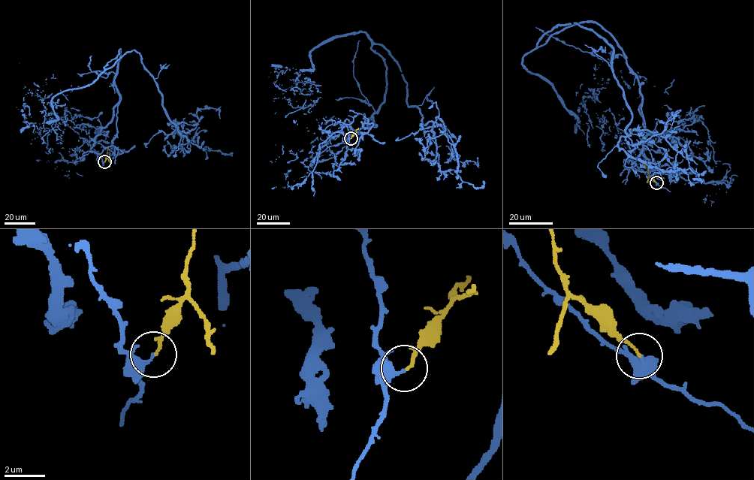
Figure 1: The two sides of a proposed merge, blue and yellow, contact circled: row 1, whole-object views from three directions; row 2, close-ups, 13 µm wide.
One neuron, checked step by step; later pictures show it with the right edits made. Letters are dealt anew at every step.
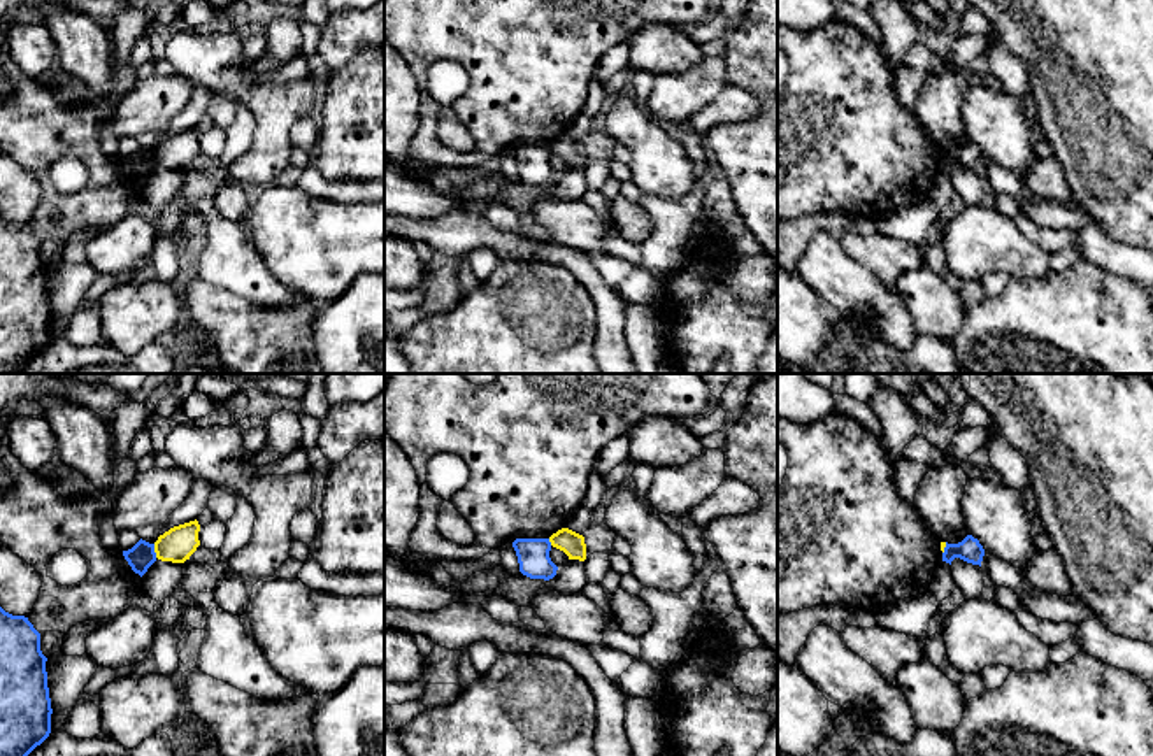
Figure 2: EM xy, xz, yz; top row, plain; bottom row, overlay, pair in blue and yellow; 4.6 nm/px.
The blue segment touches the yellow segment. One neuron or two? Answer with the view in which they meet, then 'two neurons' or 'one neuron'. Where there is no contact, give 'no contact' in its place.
xy | two neurons

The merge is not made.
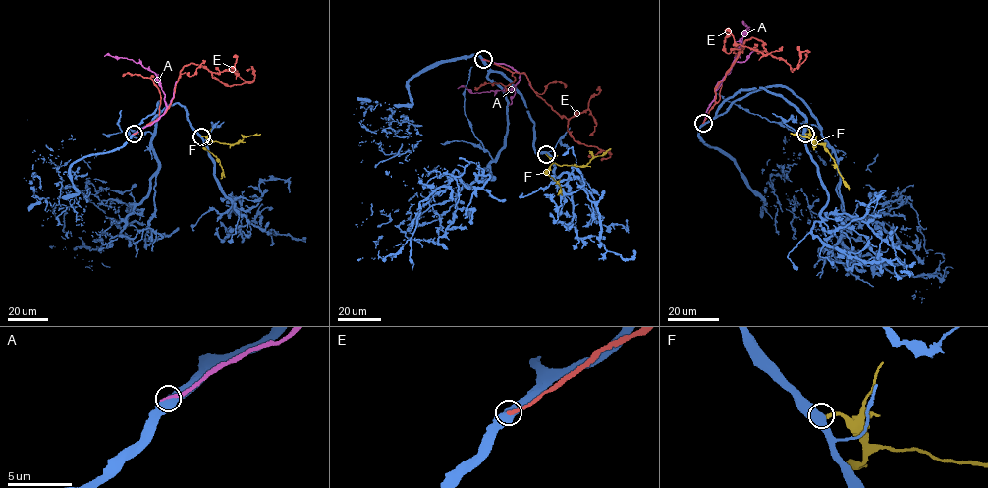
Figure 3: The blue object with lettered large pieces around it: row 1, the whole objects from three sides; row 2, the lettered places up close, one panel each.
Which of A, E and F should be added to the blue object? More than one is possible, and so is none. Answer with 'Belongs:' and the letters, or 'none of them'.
Belongs: F

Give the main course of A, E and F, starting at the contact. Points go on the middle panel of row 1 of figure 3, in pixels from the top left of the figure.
A: (483, 59), (505, 64), (521, 73), (520, 81), (512, 89), (471, 93), (465, 87), (457, 88)
E: (483, 59), (513, 72), (524, 73), (536, 94), (568, 120), (568, 132), (576, 141), (610, 153), (600, 160)
F: (546, 154), (558, 165), (584, 166), (610, 148)

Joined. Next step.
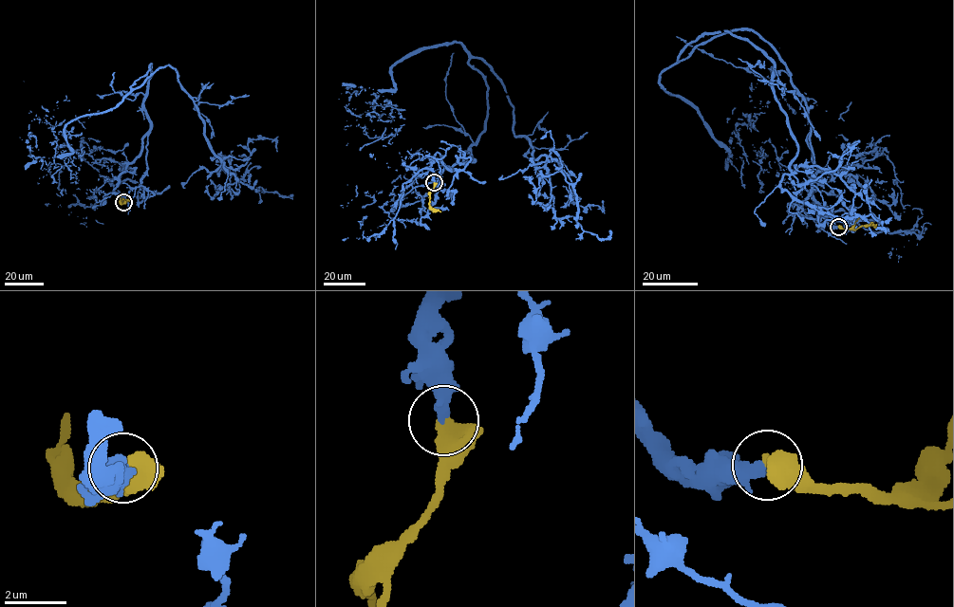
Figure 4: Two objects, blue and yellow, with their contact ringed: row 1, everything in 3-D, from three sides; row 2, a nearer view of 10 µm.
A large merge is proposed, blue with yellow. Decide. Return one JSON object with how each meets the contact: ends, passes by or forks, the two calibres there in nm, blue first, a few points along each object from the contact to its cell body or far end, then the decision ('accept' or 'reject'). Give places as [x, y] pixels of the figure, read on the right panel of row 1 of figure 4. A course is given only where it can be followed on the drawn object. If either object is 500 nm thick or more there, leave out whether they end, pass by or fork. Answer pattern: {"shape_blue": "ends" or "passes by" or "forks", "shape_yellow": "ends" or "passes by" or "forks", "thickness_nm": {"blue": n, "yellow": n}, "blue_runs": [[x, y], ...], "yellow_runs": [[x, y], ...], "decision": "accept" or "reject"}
{"thickness_nm": {"blue": 440, "yellow": 600}, "blue_runs": [[838, 226], [778, 53], [689, 44], [767, 57], [780, 186], [874, 227]], "yellow_runs": [[838, 226], [854, 229], [863, 225], [875, 226]], "decision": "accept"}

